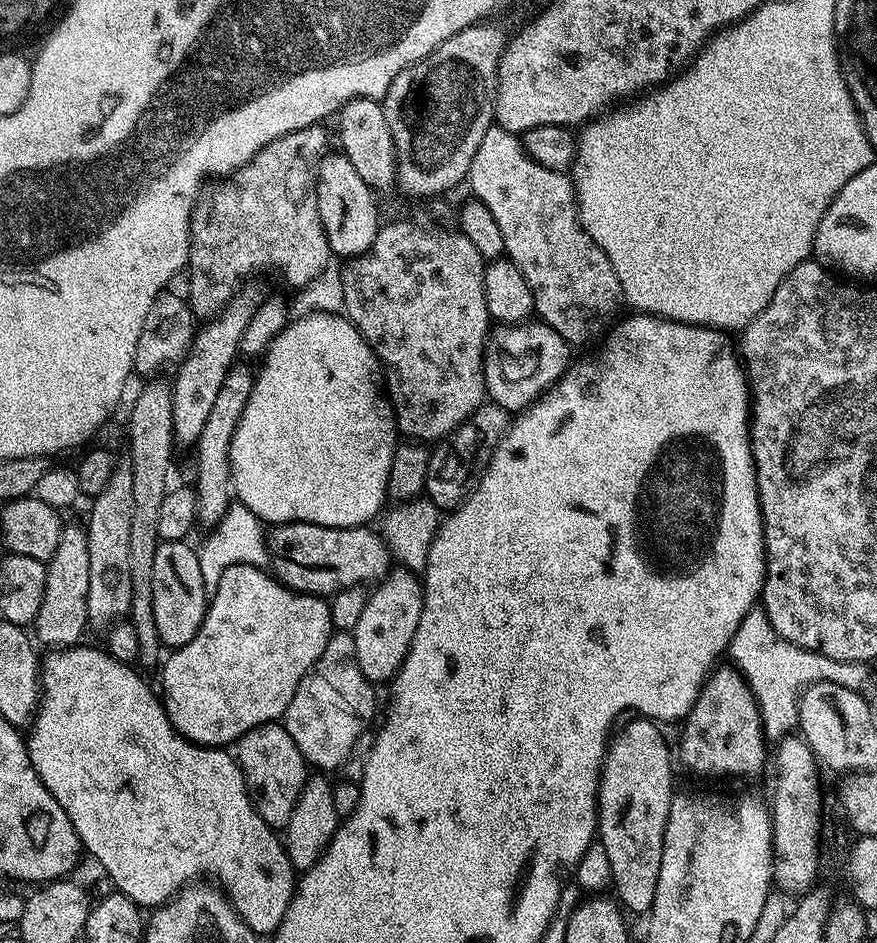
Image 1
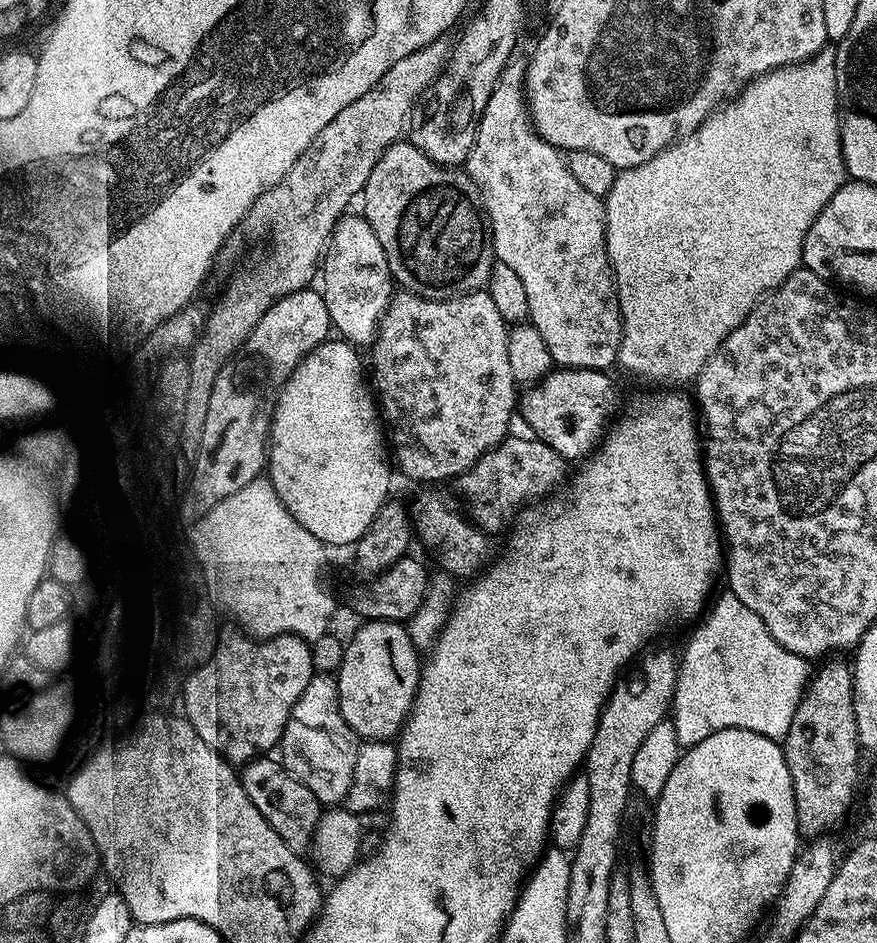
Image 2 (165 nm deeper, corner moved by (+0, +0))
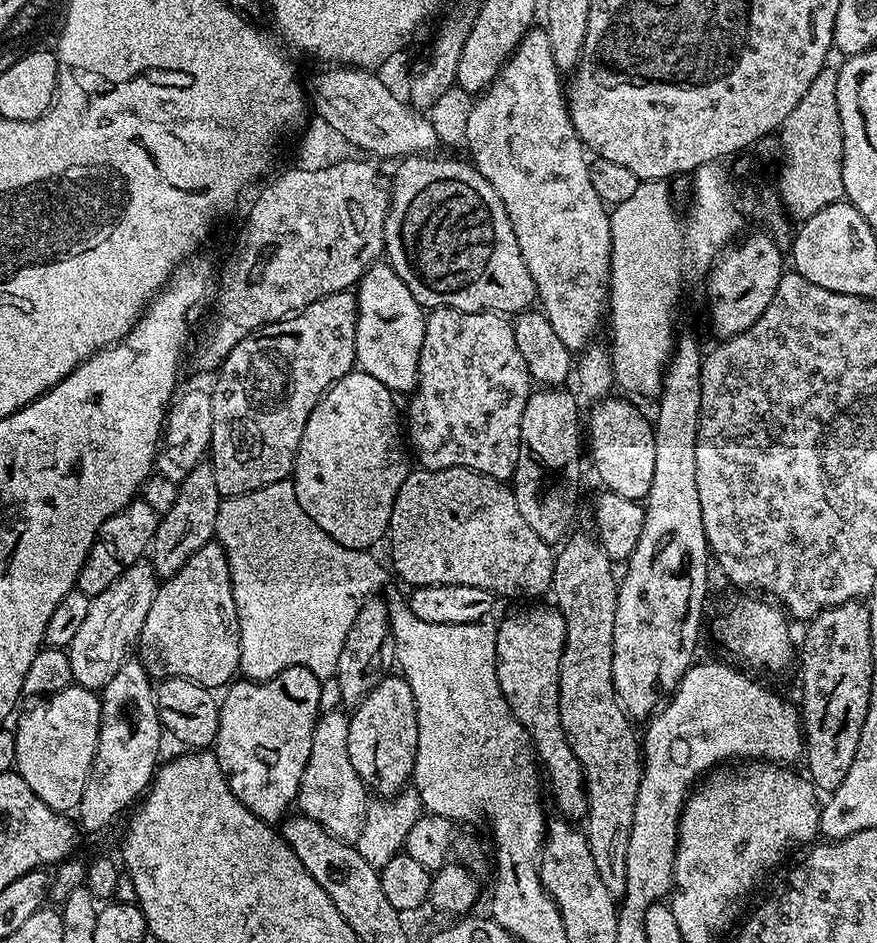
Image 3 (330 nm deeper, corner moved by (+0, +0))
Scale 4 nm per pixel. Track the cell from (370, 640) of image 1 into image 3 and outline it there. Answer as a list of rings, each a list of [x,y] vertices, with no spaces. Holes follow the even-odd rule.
[[[389,674],[351,713],[349,719],[350,764],[361,782],[377,797],[395,797],[403,792],[412,779],[417,746],[418,718],[414,694],[408,683],[399,675]]]

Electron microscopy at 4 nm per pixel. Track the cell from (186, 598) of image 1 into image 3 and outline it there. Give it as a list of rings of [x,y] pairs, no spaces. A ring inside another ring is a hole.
[[[218,542],[202,546],[202,550],[198,550],[198,554],[194,554],[178,574],[157,587],[154,606],[150,606],[150,614],[146,614],[146,626],[142,626],[138,659],[153,681],[186,678],[190,682],[213,690],[223,689],[233,679],[231,676],[235,677],[239,673],[238,610],[234,606],[228,555]]]

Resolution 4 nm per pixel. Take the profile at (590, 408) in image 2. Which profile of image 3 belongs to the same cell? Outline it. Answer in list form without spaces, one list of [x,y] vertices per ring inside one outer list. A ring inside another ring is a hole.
[[[606,398],[599,401],[586,416],[586,438],[587,447],[590,446],[588,456],[592,459],[592,468],[596,471],[598,479],[604,483],[603,487],[609,492],[618,494],[622,498],[628,498],[637,502],[643,501],[650,490],[650,482],[654,482],[654,462],[655,462],[655,430],[653,421],[648,420],[635,408],[633,401],[628,398],[620,398],[624,400],[612,400]]]

